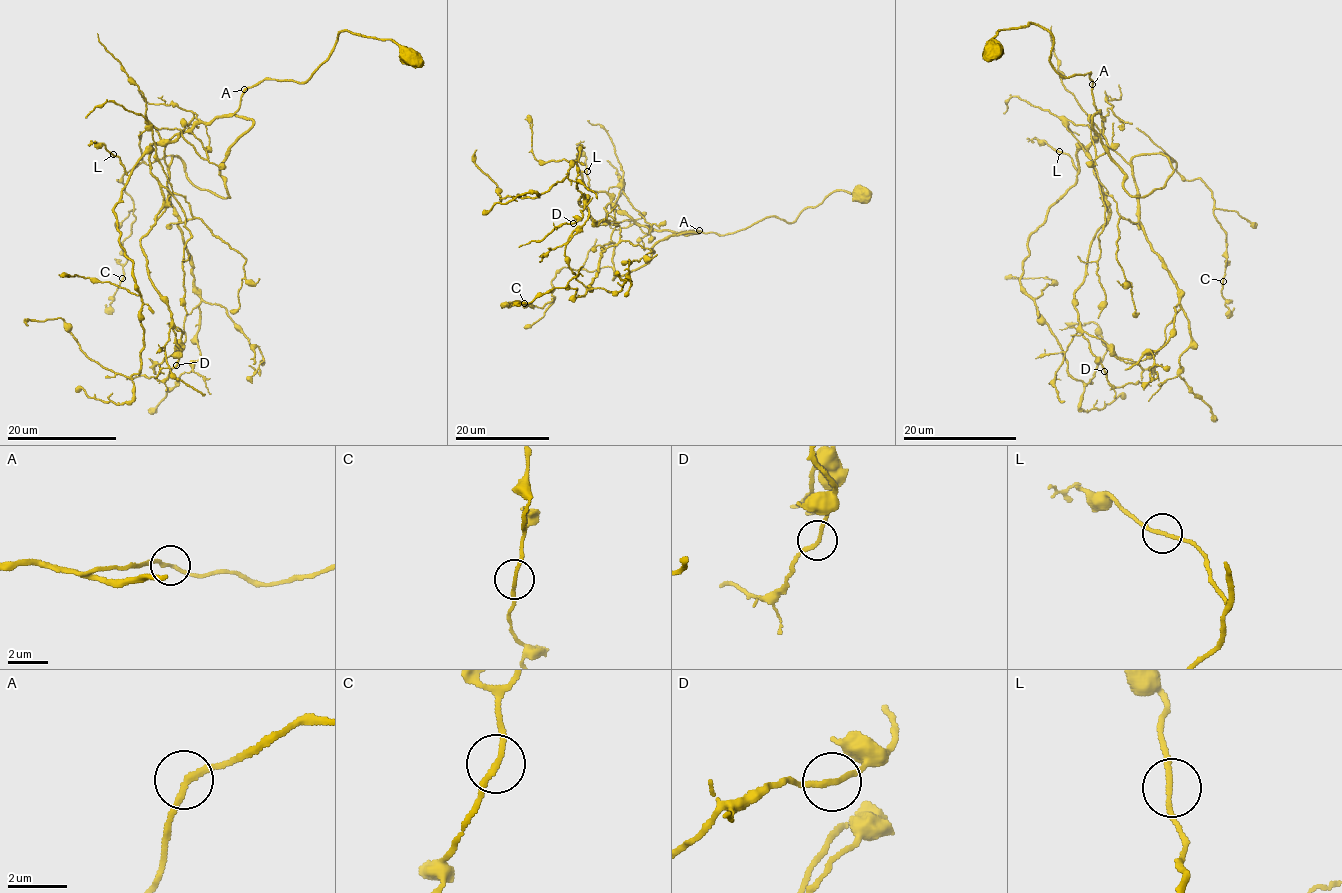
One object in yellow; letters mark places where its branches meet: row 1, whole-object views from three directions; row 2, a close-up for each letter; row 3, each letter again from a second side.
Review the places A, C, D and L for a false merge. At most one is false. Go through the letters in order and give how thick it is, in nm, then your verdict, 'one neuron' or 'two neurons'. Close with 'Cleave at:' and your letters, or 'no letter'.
A: calibre 180 nm; one neuron
C: calibre 170 nm; one neuron
D: calibre 180 nm; one neuron
L: calibre 180 nm; one neuron
Cleave at: no letter

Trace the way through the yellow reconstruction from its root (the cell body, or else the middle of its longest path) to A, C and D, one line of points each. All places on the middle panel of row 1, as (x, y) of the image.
A: (594, 191), (604, 191), (610, 197), (612, 206), (639, 224), (675, 232), (699, 230)
C: (594, 191), (633, 219), (612, 232), (613, 265), (562, 268), (551, 282), (555, 299), (525, 303)
D: (594, 191), (610, 197), (606, 218), (592, 219), (578, 203), (582, 195), (587, 201), (573, 223)

